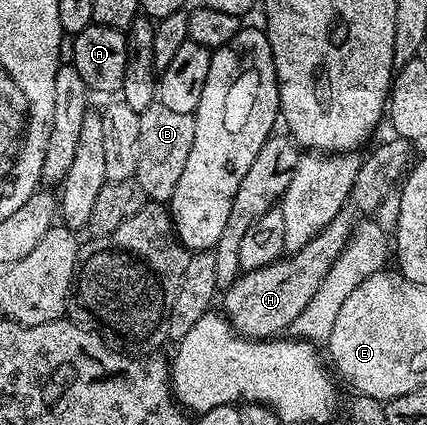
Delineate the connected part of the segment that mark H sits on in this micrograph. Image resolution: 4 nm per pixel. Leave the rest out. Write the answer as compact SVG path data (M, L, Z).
M397 136L391 139L391 142L380 143L370 155L365 155L360 172L356 176L356 184L352 184L352 192L348 196L346 206L338 213L336 220L332 220L317 236L308 240L304 248L295 250L289 256L283 256L264 268L239 273L237 280L225 287L220 306L222 302L221 309L226 319L238 333L255 340L273 338L281 335L285 326L286 329L293 327L296 316L300 316L300 312L308 308L308 300L316 296L316 288L320 288L328 268L332 268L338 253L346 245L346 239L356 219L359 216L374 215L383 200L395 189L396 184L403 181L411 165L411 143Z

